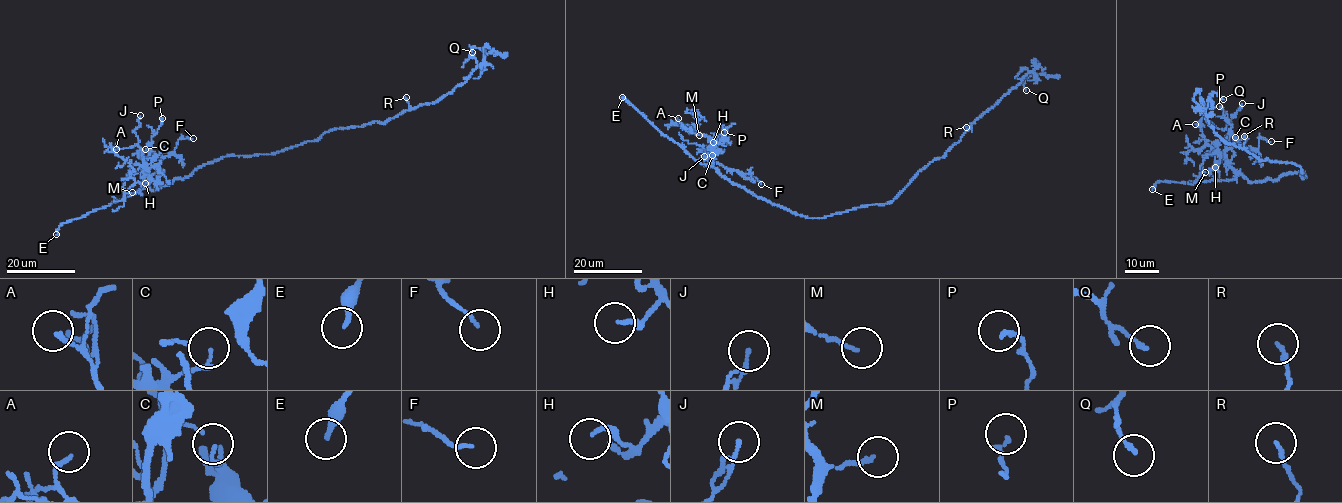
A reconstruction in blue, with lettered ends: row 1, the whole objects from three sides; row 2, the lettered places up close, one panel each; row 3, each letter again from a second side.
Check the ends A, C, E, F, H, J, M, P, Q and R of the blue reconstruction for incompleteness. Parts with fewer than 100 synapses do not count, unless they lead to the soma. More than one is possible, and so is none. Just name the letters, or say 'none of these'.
E

